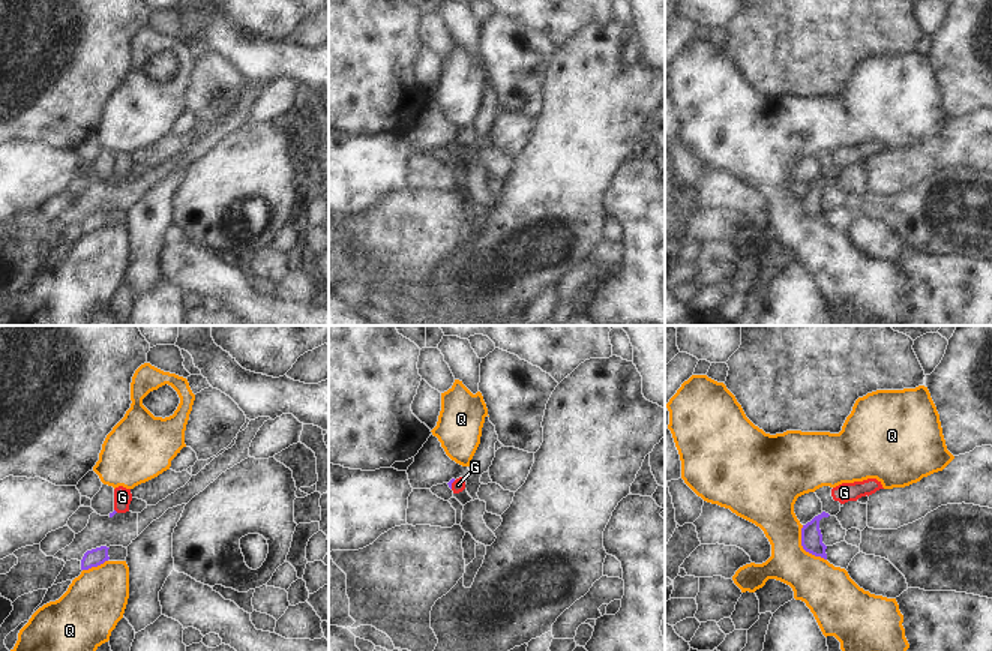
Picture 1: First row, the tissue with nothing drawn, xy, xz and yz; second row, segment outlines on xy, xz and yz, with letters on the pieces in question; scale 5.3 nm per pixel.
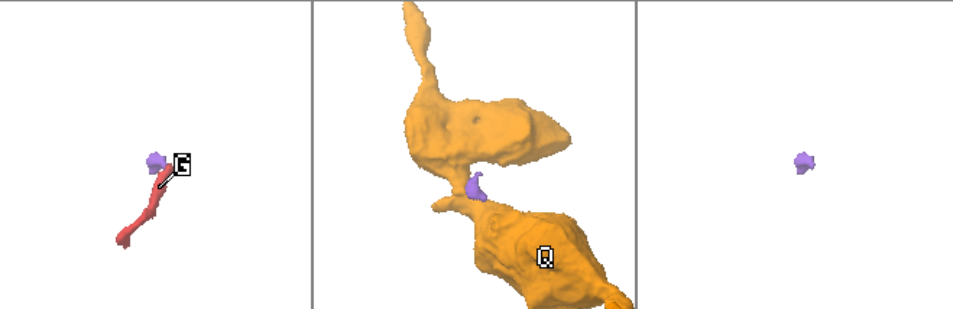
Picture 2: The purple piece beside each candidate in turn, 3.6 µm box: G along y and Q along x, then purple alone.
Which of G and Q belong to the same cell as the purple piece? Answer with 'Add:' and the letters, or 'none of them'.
Add: G

